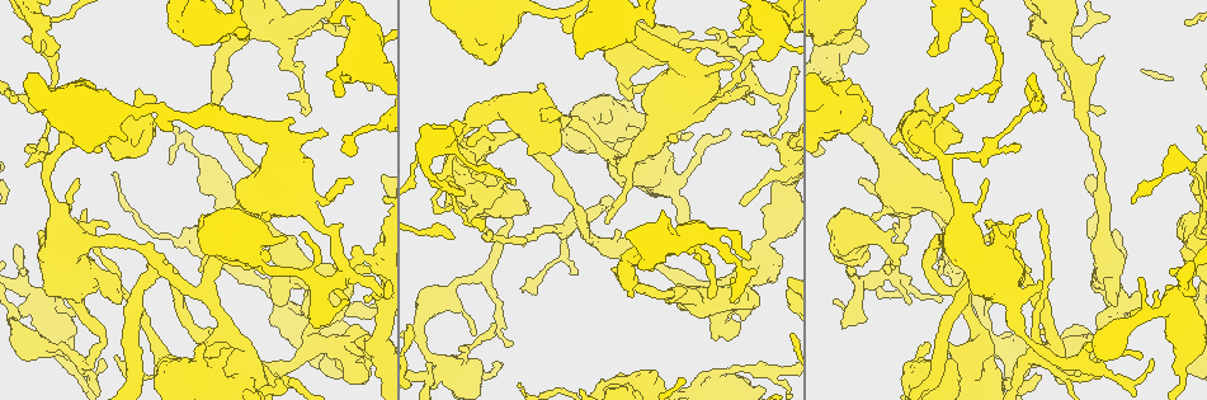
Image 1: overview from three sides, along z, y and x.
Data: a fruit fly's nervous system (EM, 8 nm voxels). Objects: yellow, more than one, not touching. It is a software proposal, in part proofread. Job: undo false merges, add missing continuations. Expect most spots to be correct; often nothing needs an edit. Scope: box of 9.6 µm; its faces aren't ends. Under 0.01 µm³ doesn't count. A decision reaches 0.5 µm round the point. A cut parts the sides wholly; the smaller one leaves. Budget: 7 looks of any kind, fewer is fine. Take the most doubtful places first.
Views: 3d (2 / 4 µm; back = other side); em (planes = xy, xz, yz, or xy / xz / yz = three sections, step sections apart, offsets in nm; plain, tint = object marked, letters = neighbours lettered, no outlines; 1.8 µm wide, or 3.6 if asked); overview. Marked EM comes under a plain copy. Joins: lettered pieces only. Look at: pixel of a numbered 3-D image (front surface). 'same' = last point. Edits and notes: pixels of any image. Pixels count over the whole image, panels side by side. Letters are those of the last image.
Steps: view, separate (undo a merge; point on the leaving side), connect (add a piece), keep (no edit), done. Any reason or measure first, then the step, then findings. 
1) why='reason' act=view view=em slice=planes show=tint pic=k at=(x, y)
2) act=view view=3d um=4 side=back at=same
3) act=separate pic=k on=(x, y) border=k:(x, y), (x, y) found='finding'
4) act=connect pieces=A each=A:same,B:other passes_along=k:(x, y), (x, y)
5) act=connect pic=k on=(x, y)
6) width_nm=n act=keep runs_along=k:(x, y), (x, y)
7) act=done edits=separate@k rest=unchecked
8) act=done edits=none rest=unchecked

why='long arm stops here' act=view view=3d um=2 pic=1 at=(491, 236)

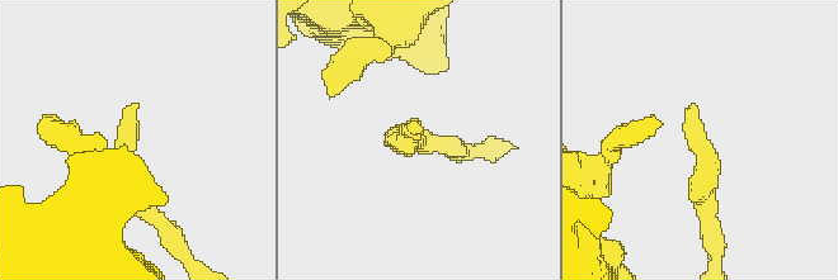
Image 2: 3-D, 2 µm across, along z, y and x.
why='shape alone is not enough' act=view view=em slice=xy step=4 show=letters pic=2 at=(695, 103)

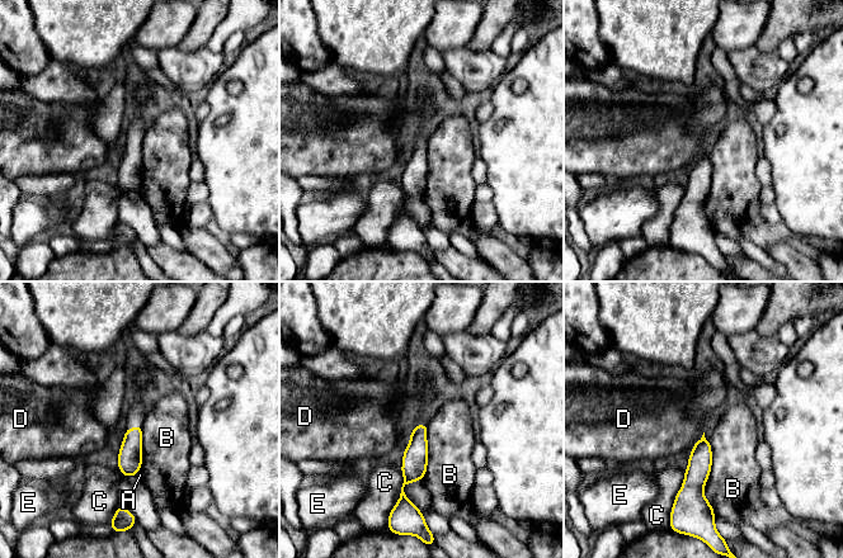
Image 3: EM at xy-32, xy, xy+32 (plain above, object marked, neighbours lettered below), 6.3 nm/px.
longest_contact=B:340nm act=keep each=A:other,B:other,C:other,D:other,E:other found='none of them fits'

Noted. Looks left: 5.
why='sharp bend' act=view view=3d um=4 pic=1 at=(42, 23)

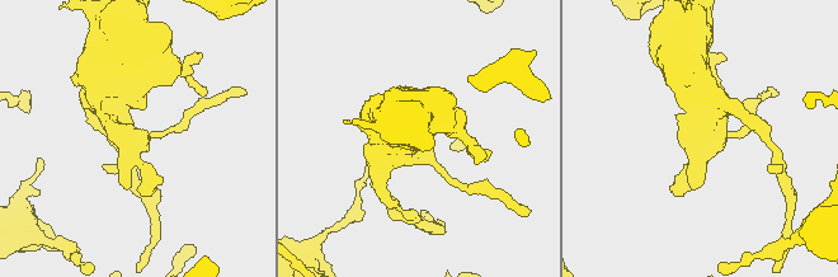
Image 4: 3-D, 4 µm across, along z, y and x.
act=view view=em slice=yz step=8 show=letters pic=4 at=(130, 140)

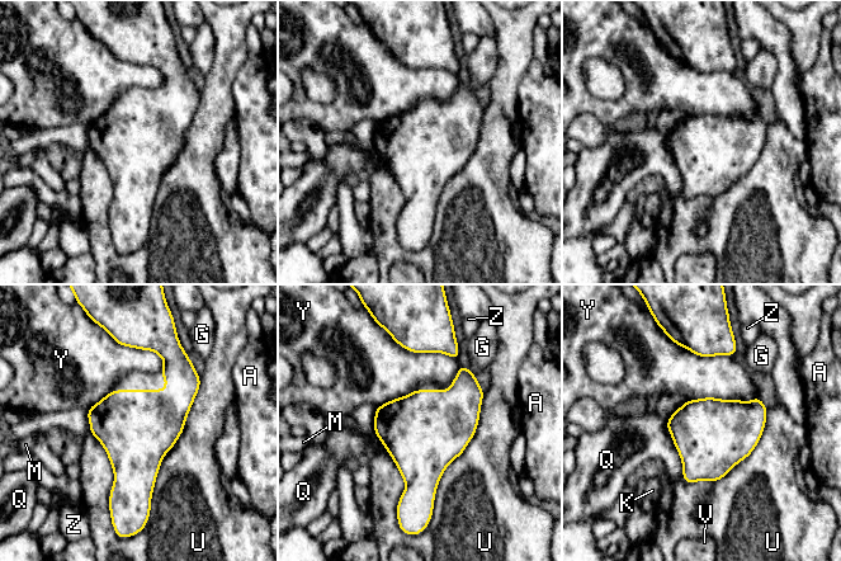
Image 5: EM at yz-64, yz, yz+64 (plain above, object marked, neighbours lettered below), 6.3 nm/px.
act=keep each=A:other,G:other,K:other,M:other,Q:other,U:other,V:other,Y:other,Z:other border=5:(201, 377), (149, 513) found='all the same cell'

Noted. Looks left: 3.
why='abrupt turn' act=view view=em slice=xy step=8 show=letters pic=1 at=(1045, 31)

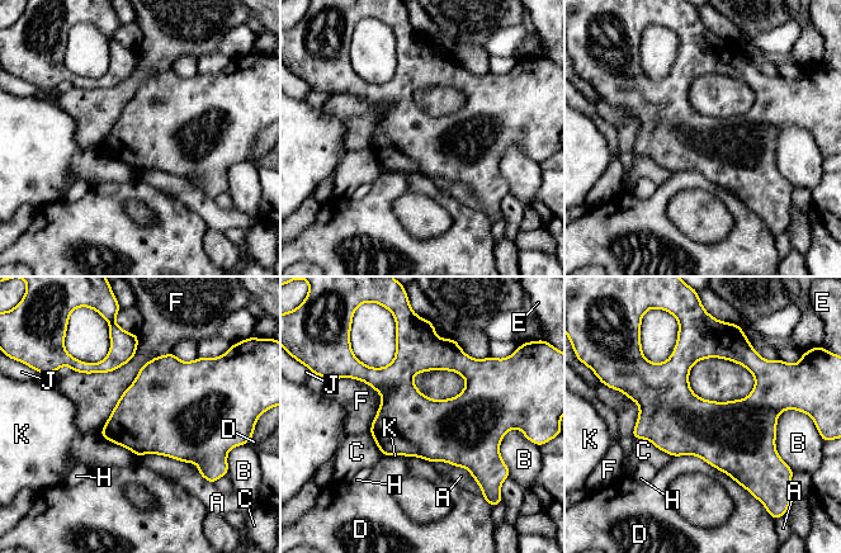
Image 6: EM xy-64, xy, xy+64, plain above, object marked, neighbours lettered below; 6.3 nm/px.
act=view view=em slice=planes show=letters at=same

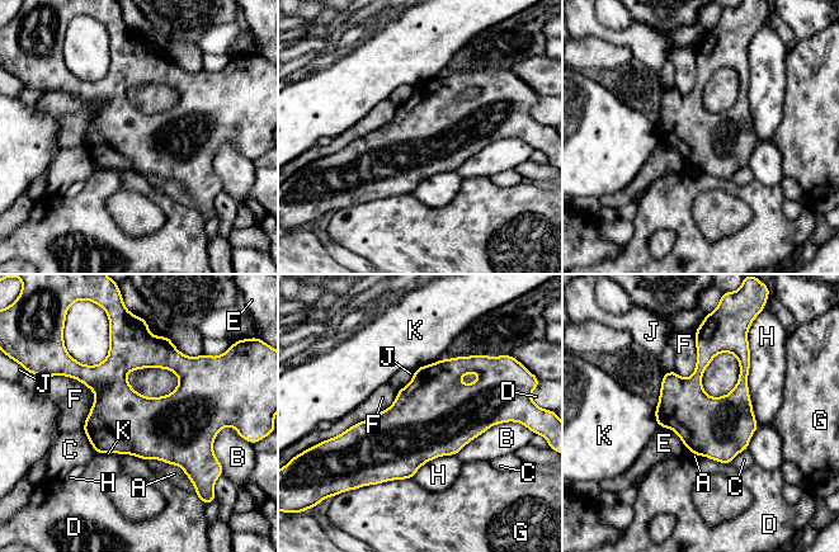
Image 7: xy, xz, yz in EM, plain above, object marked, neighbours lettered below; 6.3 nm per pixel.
act=keep each=A:other,B:other,C:other,D:other,E:other,F:other,G:other,H:other,J:other,K:other border=7:(59, 374), (94, 394), (81, 430) found='continuous, no second cell'

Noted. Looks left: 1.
act=done edits=none rest=unchecked

